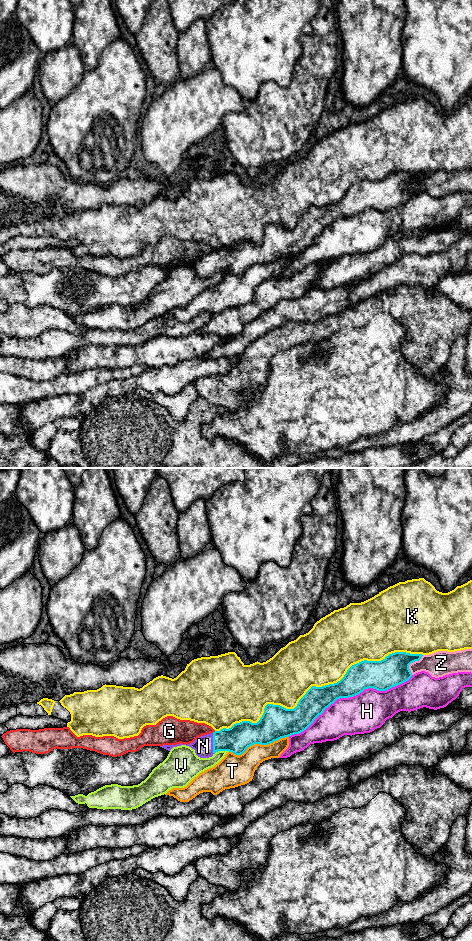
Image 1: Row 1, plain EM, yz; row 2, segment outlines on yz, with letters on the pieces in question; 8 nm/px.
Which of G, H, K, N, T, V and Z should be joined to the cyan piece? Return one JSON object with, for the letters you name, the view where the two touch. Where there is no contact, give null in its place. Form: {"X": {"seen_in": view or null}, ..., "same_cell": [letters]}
{"N": {"seen_in": "yz"}, "same_cell": ["N"]}

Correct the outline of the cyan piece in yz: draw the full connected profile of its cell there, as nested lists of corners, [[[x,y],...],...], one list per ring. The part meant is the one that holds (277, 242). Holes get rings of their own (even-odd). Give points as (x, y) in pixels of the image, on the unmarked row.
[[[395,172],[389,174],[381,181],[361,181],[352,185],[337,203],[322,207],[312,206],[299,220],[294,229],[267,224],[262,237],[257,243],[242,241],[234,244],[229,249],[223,248],[220,251],[198,257],[193,263],[186,266],[194,269],[196,275],[200,278],[212,277],[218,271],[229,271],[239,276],[254,264],[268,265],[281,258],[299,254],[306,250],[337,219],[356,216],[368,208],[386,211],[408,201],[412,197],[409,185],[419,181],[422,176],[422,174]]]

